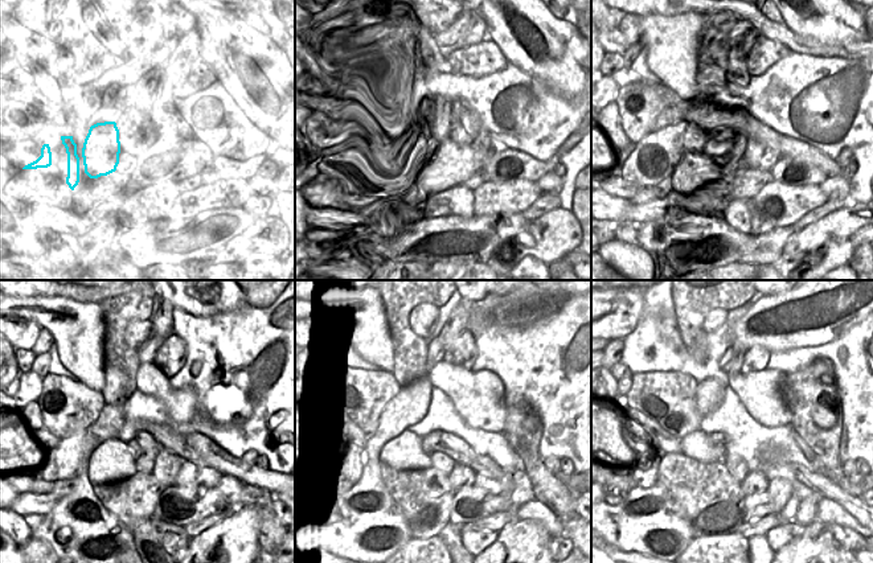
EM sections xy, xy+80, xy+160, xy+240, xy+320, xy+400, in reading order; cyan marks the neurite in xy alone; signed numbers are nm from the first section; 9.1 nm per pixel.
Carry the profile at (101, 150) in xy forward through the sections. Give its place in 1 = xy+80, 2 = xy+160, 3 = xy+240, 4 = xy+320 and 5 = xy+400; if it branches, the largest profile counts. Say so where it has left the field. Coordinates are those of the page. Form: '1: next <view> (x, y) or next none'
1: next xy+80 (388, 152)
2: next xy+160 (654, 159)
3: next xy+240 (62, 461)
4: next xy+320 (351, 468)
5: next xy+400 (646, 475)

